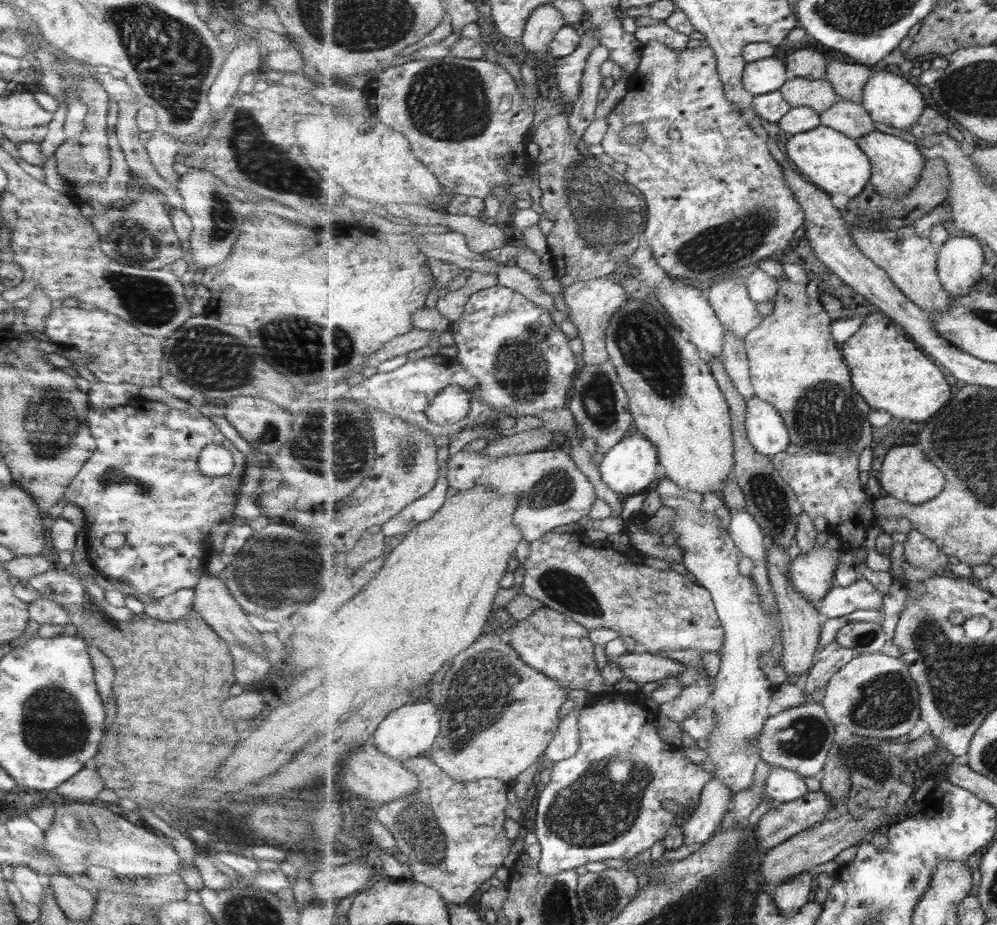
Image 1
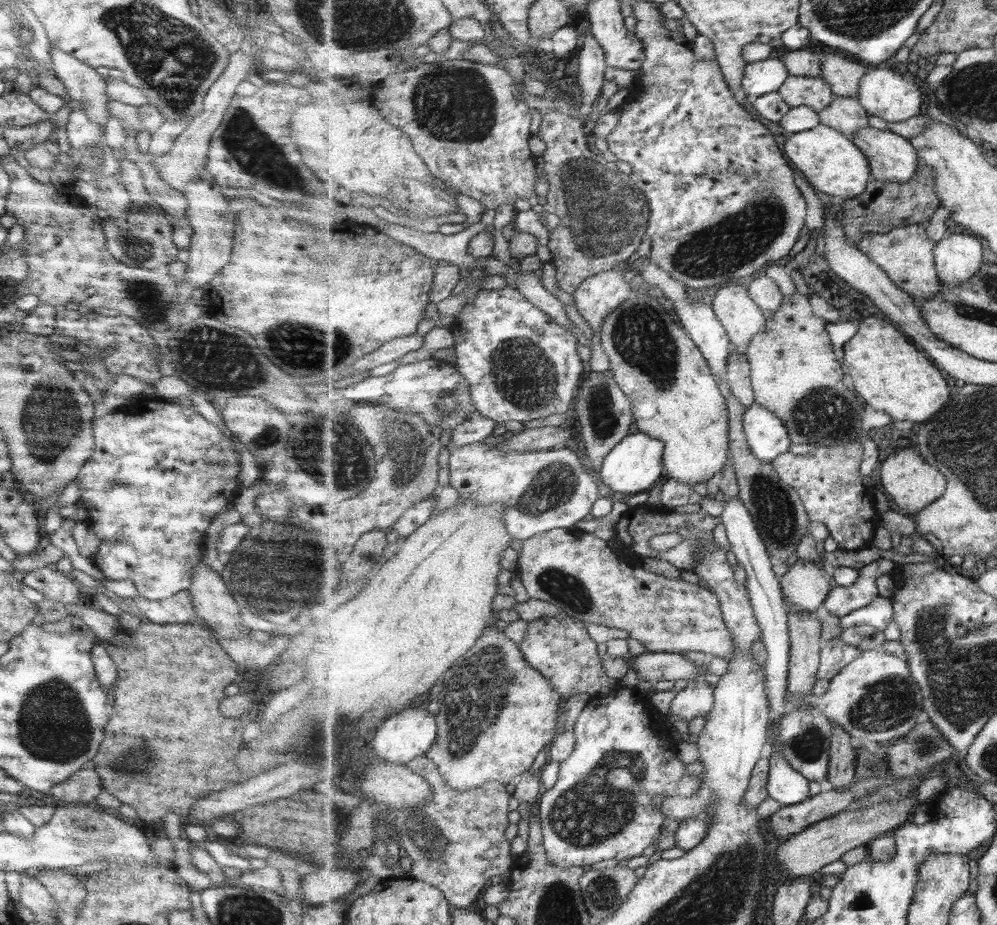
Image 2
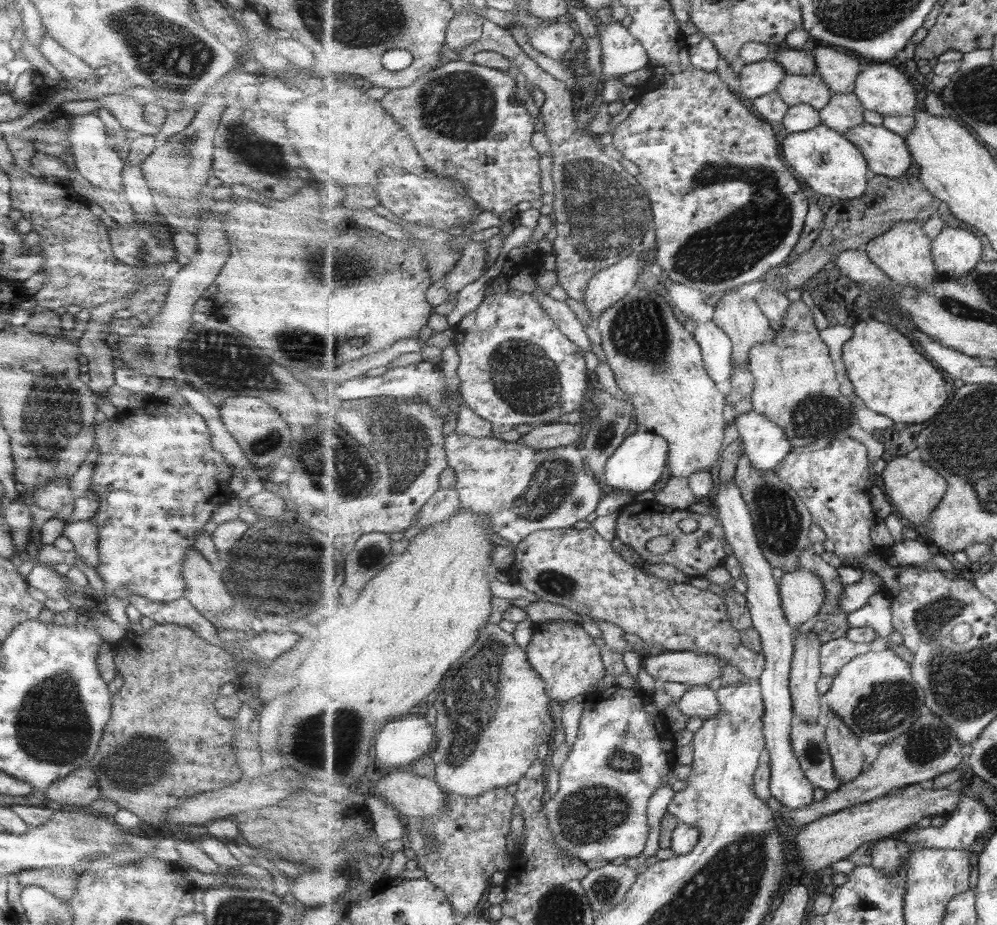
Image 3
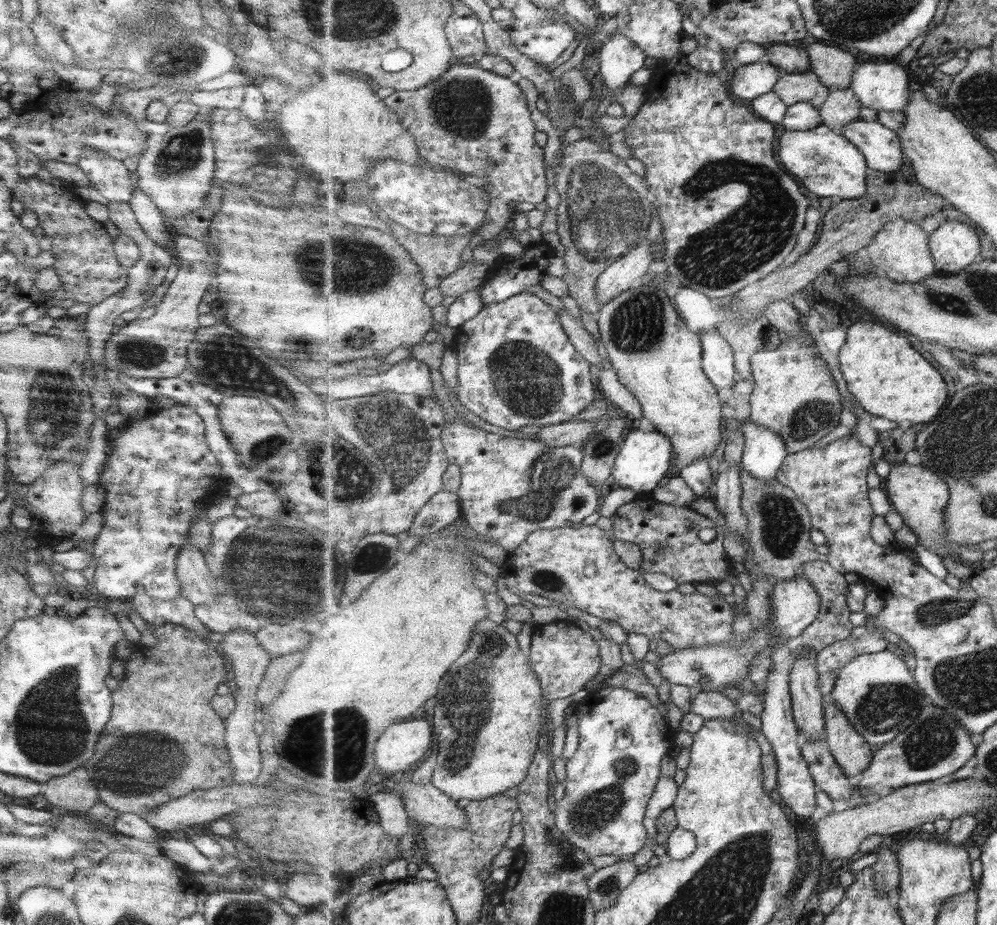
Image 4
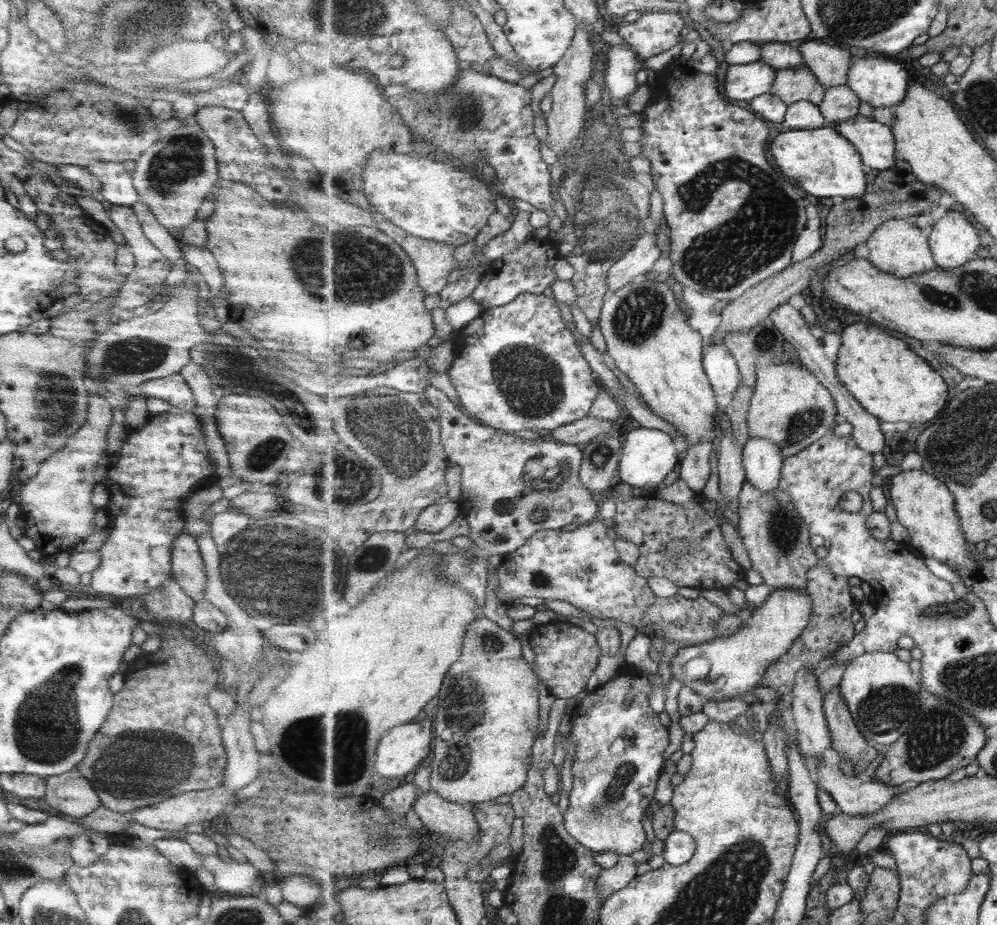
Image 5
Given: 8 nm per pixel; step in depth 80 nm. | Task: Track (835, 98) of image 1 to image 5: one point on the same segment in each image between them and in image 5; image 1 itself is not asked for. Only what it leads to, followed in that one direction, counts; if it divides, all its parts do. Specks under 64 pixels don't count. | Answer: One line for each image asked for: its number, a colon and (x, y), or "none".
2: (817, 93)
3: (811, 89)
4: (793, 87)
5: (793, 85)

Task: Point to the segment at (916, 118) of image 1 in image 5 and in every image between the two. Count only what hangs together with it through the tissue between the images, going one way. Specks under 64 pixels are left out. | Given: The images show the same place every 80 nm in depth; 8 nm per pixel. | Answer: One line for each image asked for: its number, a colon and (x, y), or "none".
2: (885, 93)
3: (884, 88)
4: (884, 85)
5: (881, 81)

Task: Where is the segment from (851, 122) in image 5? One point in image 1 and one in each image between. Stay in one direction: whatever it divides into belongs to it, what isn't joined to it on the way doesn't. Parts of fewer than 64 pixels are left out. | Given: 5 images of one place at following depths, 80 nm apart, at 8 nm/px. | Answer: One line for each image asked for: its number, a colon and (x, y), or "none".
1: (897, 164)
2: (893, 157)
3: (888, 153)
4: (882, 146)

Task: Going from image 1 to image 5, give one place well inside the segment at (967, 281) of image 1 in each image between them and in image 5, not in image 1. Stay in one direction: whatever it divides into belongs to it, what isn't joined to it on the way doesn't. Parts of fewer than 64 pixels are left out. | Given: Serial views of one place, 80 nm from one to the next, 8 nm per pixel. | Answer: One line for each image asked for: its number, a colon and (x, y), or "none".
2: (959, 257)
3: (956, 252)
4: (955, 246)
5: (954, 241)

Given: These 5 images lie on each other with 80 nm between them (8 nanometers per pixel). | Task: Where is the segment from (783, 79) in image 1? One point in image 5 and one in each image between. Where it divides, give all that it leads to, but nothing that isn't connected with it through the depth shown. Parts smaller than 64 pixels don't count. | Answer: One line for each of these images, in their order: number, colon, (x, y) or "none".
2: (760, 78)
3: (759, 79)
4: (751, 81)
5: (742, 82)

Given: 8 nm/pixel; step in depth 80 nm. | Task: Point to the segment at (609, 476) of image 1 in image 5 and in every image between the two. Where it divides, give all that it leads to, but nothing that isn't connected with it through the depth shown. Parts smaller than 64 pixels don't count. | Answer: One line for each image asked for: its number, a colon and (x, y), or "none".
2: (636, 463)
3: (640, 462)
4: (645, 460)
5: (648, 455)

